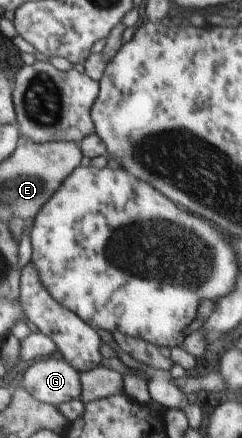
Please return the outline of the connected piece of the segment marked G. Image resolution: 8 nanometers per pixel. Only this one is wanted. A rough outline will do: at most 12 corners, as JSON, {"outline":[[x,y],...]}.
{"outline":[[42,358],[24,371],[24,389],[58,406],[82,399],[80,373]]}

